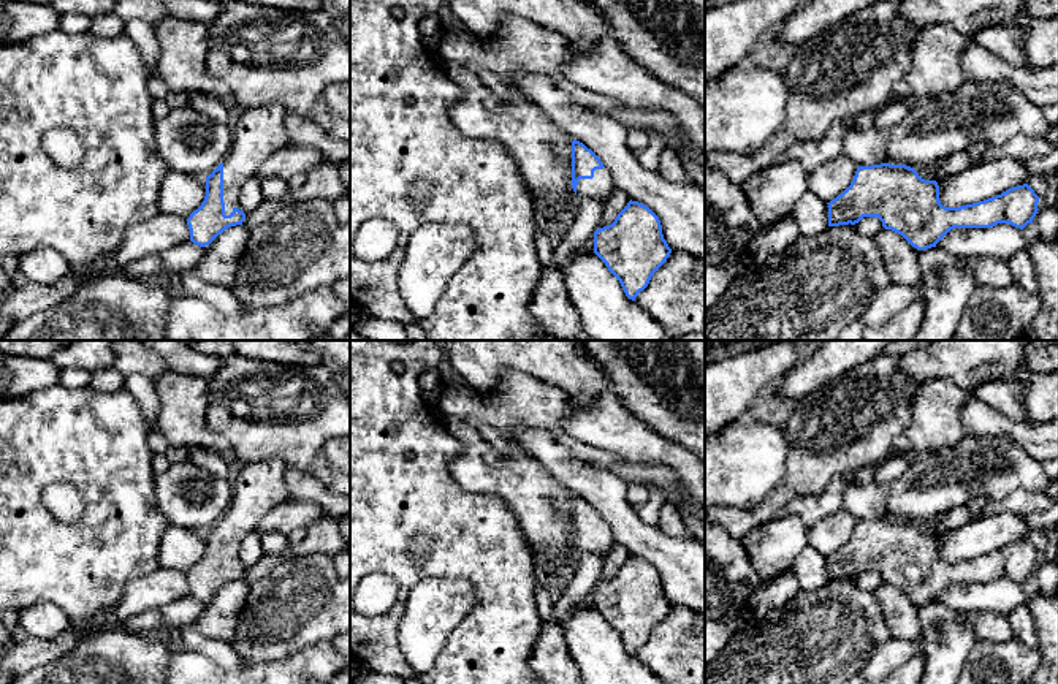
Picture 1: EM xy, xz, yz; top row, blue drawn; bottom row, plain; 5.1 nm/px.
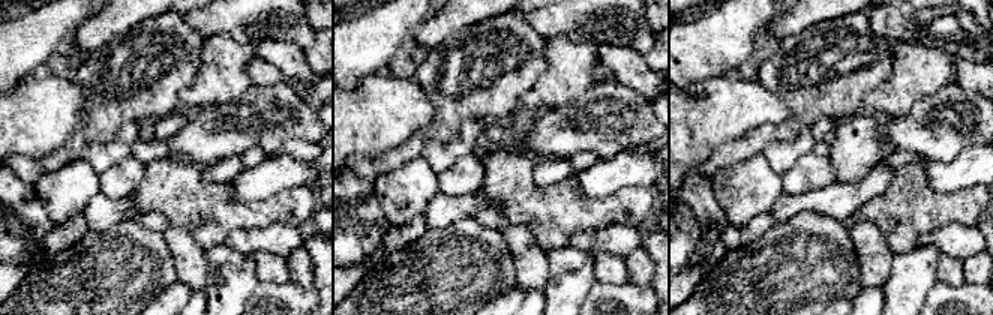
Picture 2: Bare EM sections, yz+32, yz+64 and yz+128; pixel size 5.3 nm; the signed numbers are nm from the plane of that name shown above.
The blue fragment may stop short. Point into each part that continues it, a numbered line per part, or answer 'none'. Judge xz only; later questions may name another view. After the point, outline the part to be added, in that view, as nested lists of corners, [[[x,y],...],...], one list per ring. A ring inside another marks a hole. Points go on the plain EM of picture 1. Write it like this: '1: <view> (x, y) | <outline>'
1: xz (602, 540) | [[[607,522],[596,524],[592,534],[580,534],[577,540],[578,554],[607,556],[616,545],[615,534]]]

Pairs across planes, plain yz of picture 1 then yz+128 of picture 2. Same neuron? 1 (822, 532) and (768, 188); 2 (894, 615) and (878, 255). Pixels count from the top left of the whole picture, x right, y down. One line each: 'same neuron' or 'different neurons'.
1: different neurons
2: same neuron

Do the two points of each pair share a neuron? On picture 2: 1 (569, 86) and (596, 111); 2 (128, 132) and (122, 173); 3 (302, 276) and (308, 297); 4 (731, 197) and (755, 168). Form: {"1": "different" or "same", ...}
{"1": "different", "2": "different", "3": "different", "4": "same"}

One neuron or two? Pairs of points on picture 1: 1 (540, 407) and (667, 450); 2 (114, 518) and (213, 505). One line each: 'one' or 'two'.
1: two
2: two

